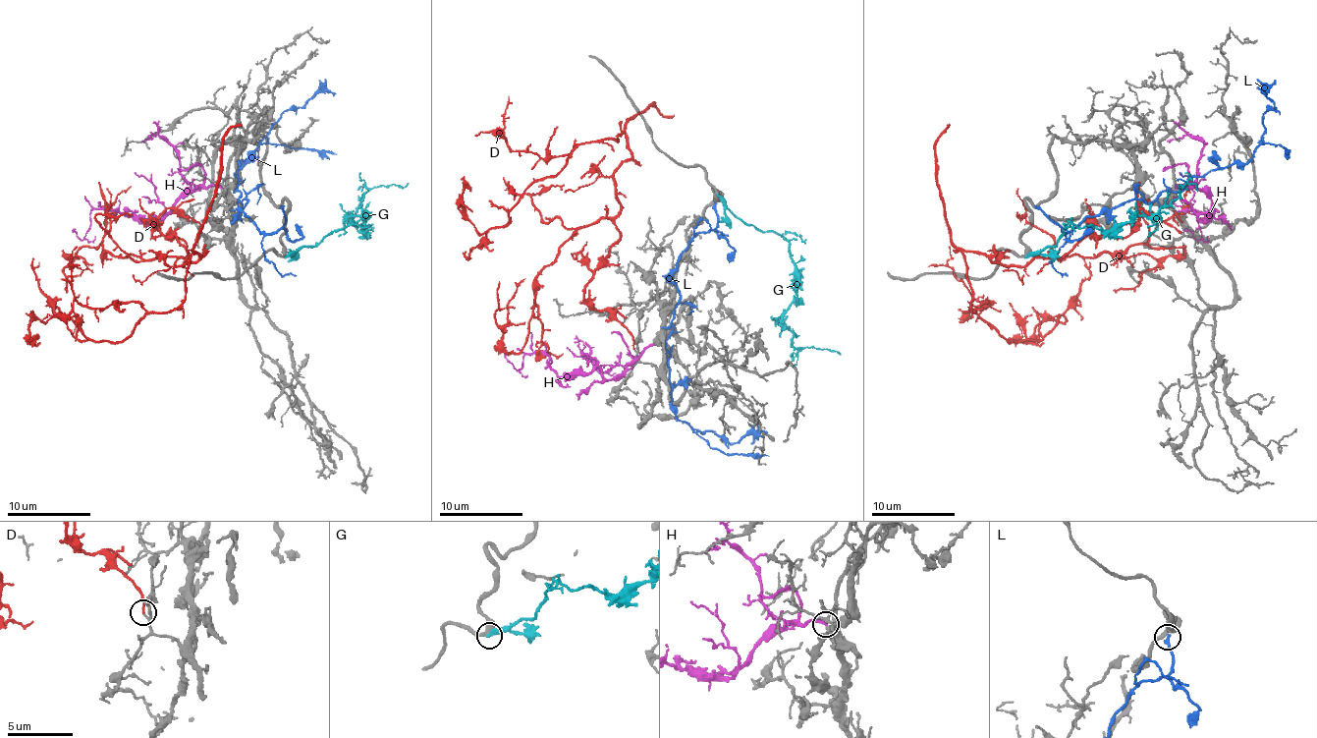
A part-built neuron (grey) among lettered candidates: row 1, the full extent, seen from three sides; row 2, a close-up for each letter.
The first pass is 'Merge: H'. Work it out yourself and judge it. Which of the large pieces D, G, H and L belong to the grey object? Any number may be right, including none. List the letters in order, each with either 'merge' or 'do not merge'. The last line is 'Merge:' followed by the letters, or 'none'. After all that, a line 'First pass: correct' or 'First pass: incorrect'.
D: do not merge
G: do not merge
H: merge
L: do not merge
Merge: H
First pass: correct

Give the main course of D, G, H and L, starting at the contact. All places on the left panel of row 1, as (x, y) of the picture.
D: (200, 231), (176, 208), (152, 233), (198, 258), (176, 309), (120, 342), (55, 314), (32, 337)
G: (286, 256), (351, 223), (364, 231), (364, 221), (351, 217), (360, 206), (360, 198), (379, 186), (409, 184)
H: (221, 188), (191, 190), (157, 221), (136, 221), (117, 210), (90, 210), (86, 238), (82, 240), (74, 231)
L: (282, 206), (286, 221), (263, 233), (240, 210), (240, 162), (290, 108), (319, 91), (336, 94)

